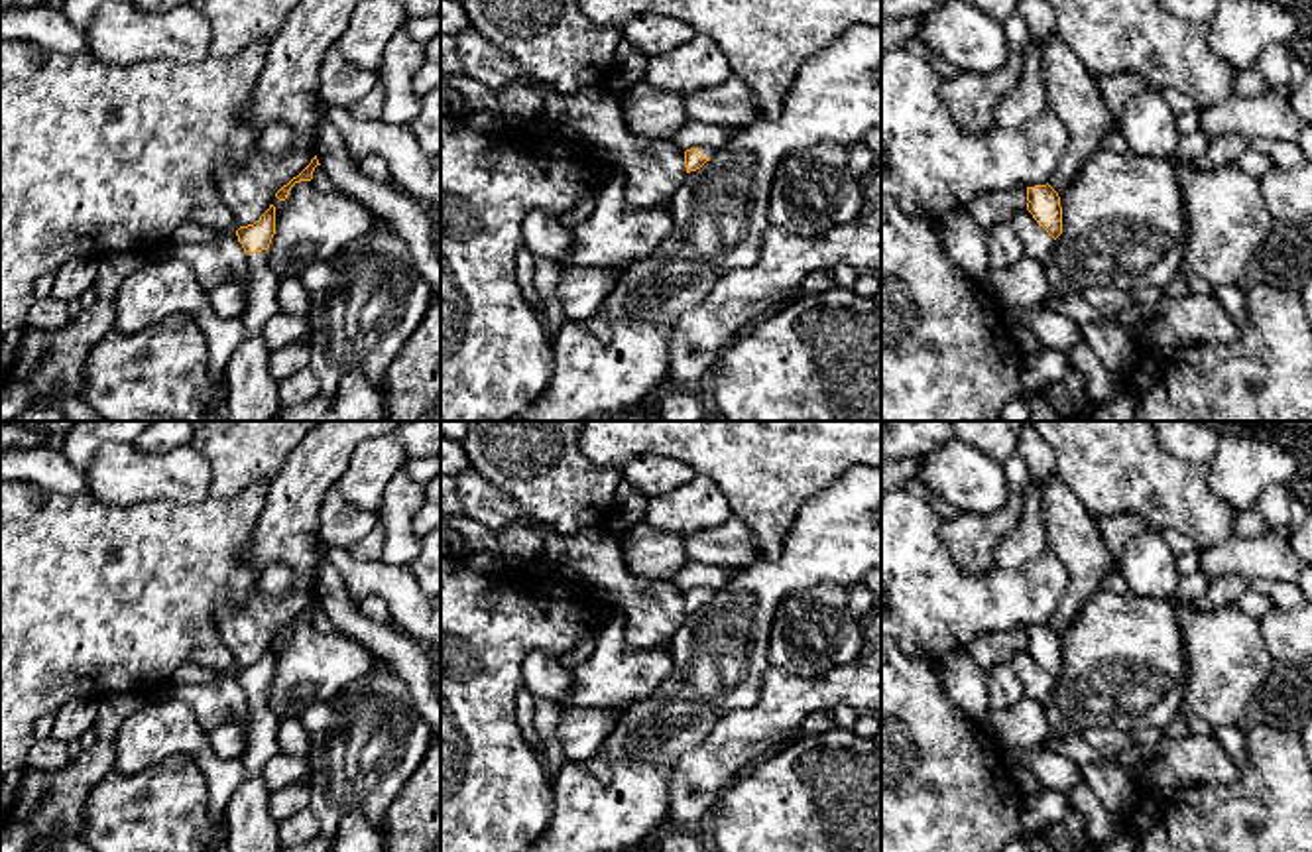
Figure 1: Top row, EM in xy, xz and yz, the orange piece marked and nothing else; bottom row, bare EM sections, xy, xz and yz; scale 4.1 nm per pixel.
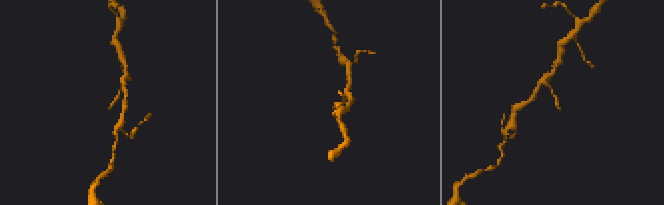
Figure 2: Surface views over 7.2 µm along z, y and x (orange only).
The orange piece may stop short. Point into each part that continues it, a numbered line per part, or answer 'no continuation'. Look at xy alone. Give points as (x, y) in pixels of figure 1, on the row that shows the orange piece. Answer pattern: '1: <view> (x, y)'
1: xy (250, 388)

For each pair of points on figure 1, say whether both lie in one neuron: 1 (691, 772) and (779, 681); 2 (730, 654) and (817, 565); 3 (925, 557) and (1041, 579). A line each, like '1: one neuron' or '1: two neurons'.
1: one neuron
2: one neuron
3: one neuron

